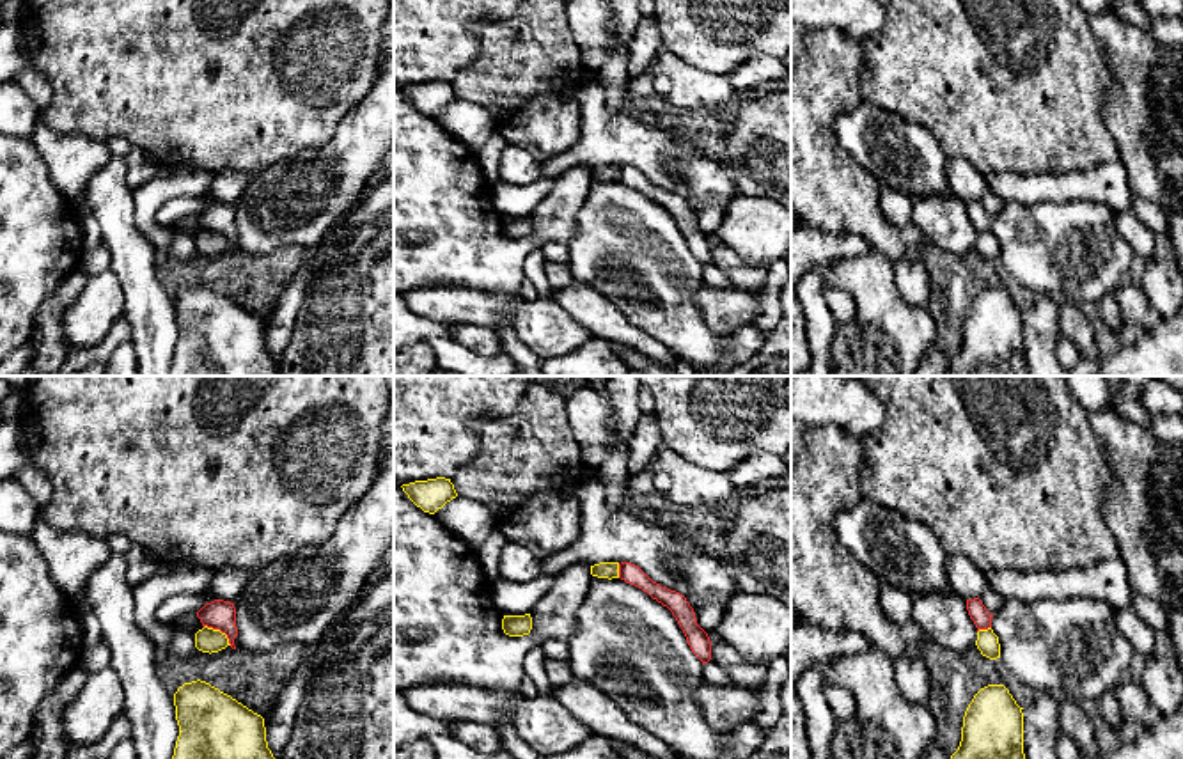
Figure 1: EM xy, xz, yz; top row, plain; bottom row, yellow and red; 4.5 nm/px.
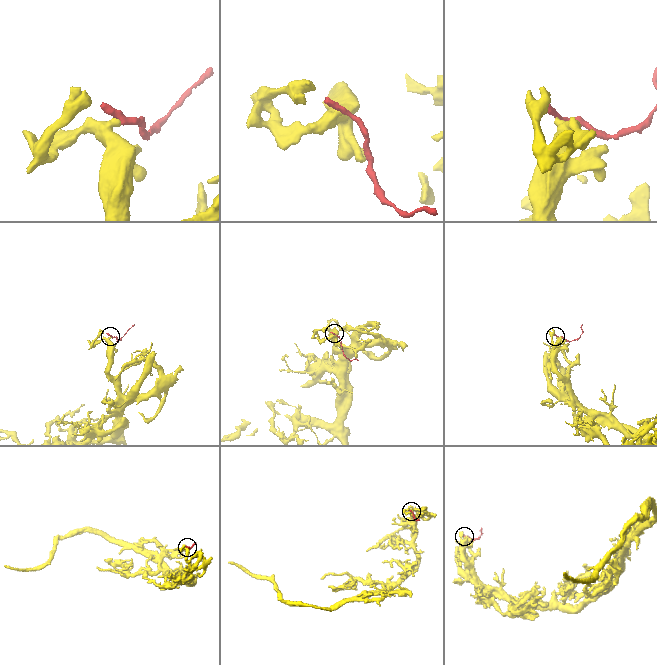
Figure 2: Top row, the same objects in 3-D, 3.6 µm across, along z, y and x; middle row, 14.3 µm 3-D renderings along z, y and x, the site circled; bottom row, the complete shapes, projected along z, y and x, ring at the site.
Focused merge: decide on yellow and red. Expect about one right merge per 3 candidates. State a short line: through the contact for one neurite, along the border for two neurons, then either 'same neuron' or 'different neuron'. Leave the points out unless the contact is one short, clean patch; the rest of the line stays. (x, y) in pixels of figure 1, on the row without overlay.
line xy (204, 227), (220, 233), (231, 247); different neuron

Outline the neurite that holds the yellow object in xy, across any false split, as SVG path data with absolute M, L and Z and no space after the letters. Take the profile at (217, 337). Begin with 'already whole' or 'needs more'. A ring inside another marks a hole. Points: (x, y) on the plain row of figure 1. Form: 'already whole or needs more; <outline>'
already whole; M206 284L174 296L179 339L168 376L278 376L264 321Z

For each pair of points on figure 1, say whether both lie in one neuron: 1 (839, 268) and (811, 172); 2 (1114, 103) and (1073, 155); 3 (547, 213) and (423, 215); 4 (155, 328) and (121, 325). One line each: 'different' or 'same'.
1: different
2: different
3: same
4: different

